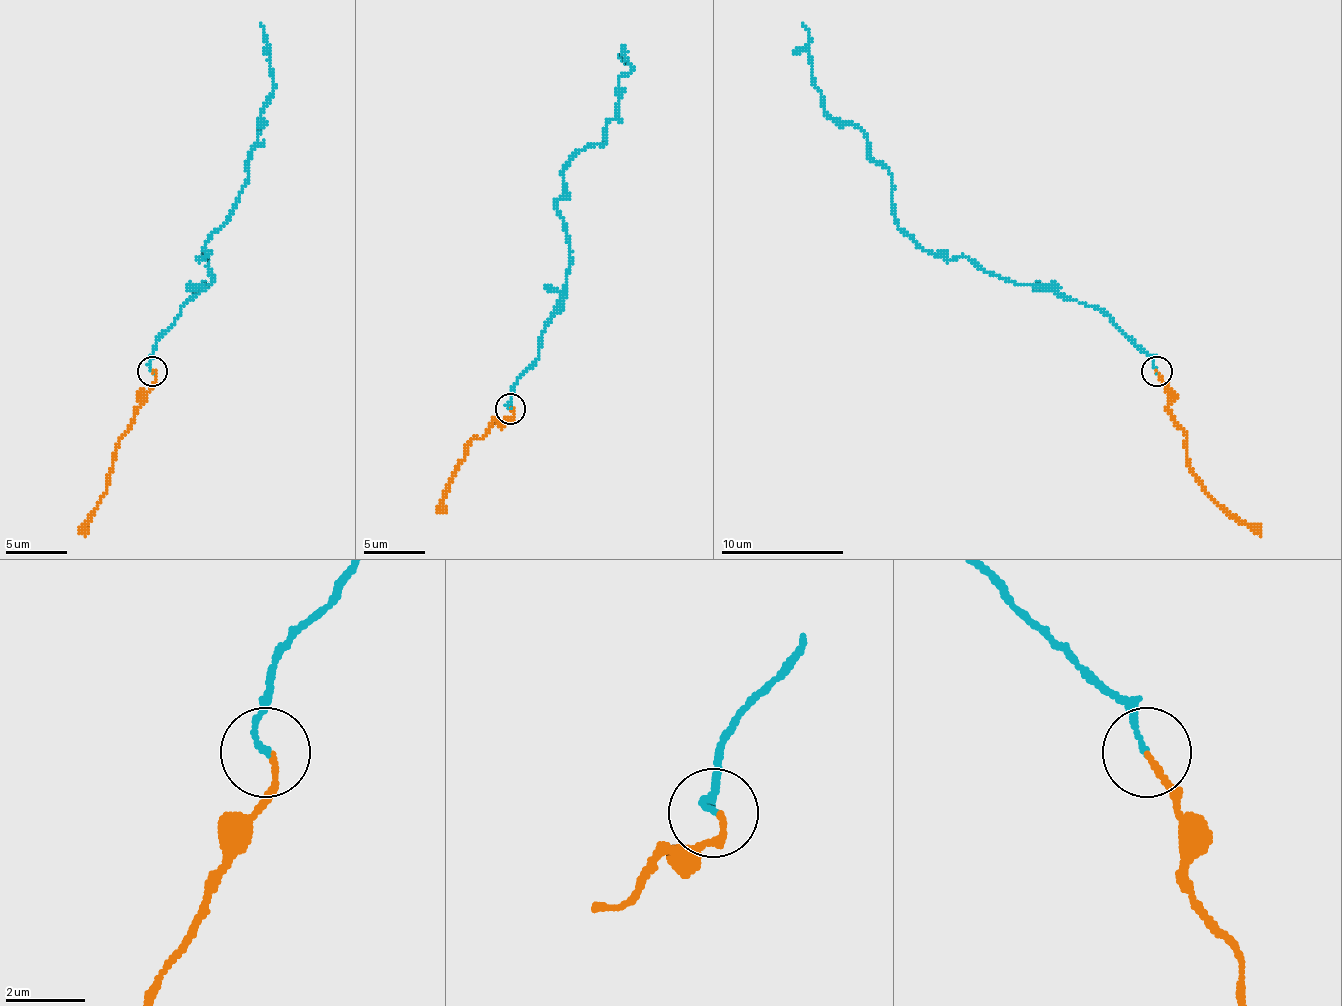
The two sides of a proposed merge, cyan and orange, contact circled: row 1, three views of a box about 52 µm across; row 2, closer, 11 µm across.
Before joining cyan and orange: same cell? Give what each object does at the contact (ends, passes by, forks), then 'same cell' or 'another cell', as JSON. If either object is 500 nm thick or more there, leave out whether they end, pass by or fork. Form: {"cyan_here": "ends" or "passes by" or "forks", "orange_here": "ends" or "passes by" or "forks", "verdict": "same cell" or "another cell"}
{"cyan_here": "ends", "orange_here": "ends", "verdict": "same cell"}

